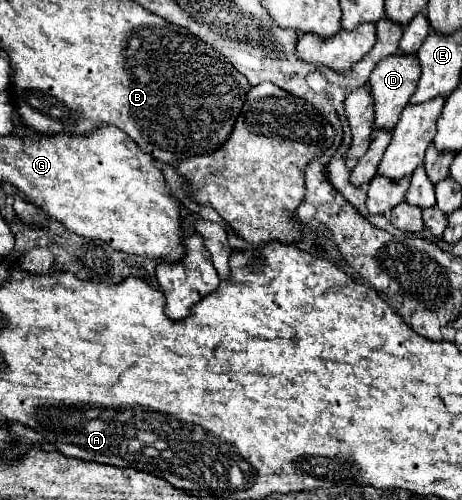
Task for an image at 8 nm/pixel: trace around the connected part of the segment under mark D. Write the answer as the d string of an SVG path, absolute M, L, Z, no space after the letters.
M389 55L389 59L381 59L369 77L371 93L375 99L375 127L379 129L393 129L401 117L401 111L409 103L413 91L417 89L421 67L417 67L417 55Z

